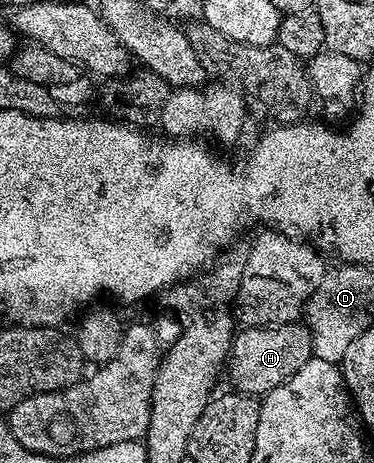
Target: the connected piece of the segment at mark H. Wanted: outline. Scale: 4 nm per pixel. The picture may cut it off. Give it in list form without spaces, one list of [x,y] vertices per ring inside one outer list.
[[[301,321],[283,326],[247,326],[239,329],[230,344],[228,374],[235,391],[251,396],[265,396],[272,388],[284,384],[288,376],[296,376],[304,364],[314,357],[309,326]]]

